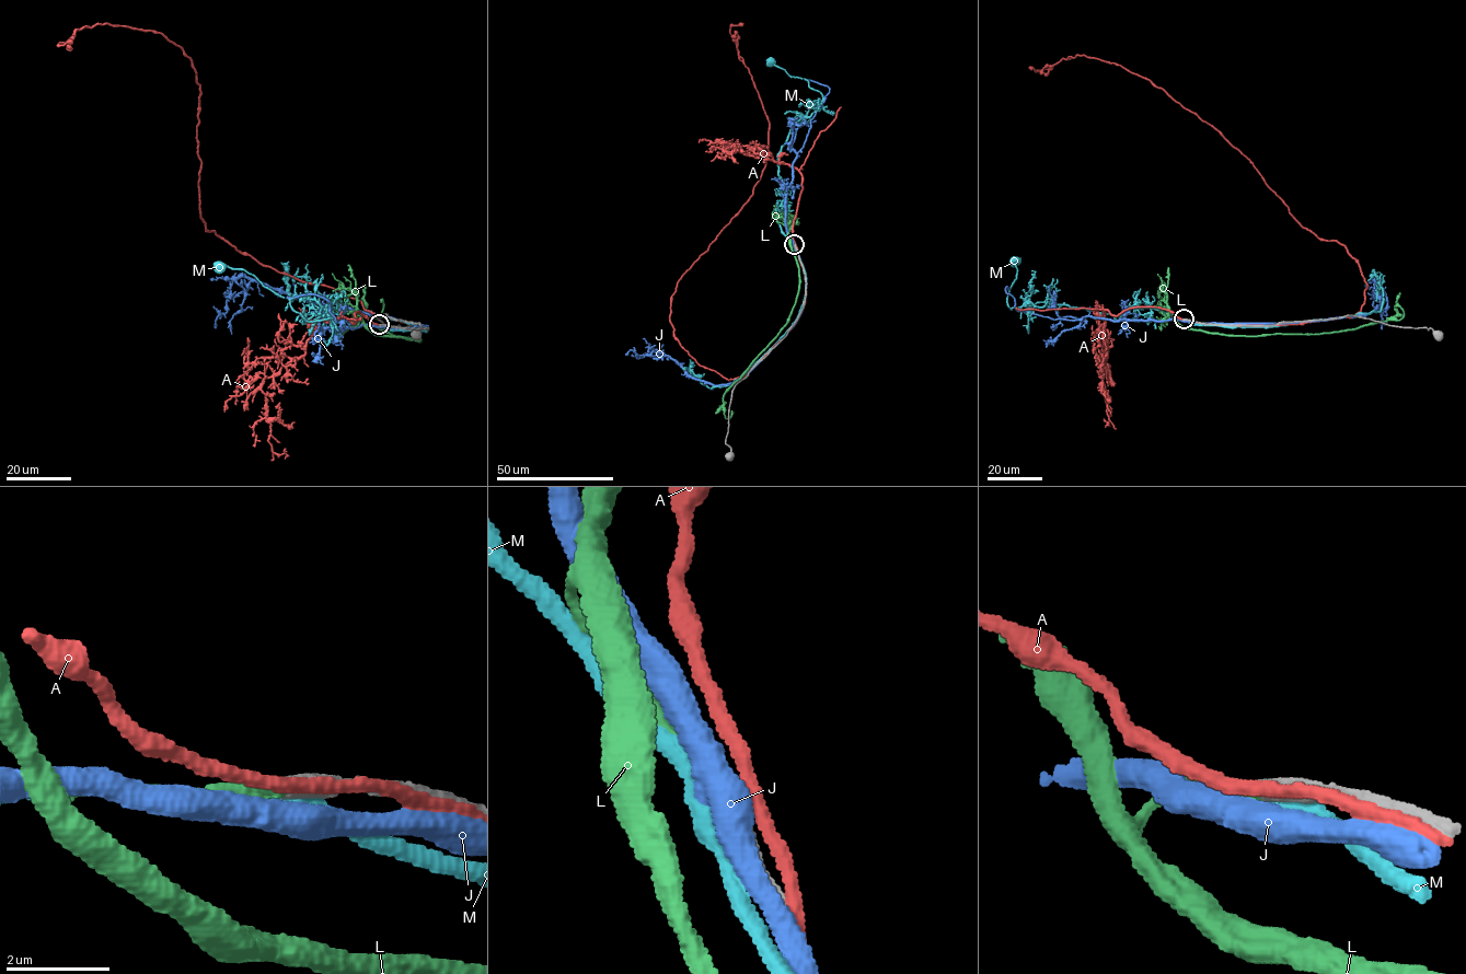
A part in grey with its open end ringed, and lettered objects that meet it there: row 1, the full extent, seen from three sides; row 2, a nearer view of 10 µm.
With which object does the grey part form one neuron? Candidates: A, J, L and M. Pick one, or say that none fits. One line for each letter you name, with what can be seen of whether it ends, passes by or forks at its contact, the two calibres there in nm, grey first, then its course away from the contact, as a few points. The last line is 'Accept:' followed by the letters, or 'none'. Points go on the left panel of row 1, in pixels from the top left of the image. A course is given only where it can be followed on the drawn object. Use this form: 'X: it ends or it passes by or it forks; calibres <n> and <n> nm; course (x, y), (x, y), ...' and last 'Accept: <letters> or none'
L: it ends; calibres 360 and 300 nm; course (379, 325), (366, 327), (377, 334), (422, 339), (393, 336), (369, 323), (373, 317), (379, 317), (380, 302)
Accept: L

